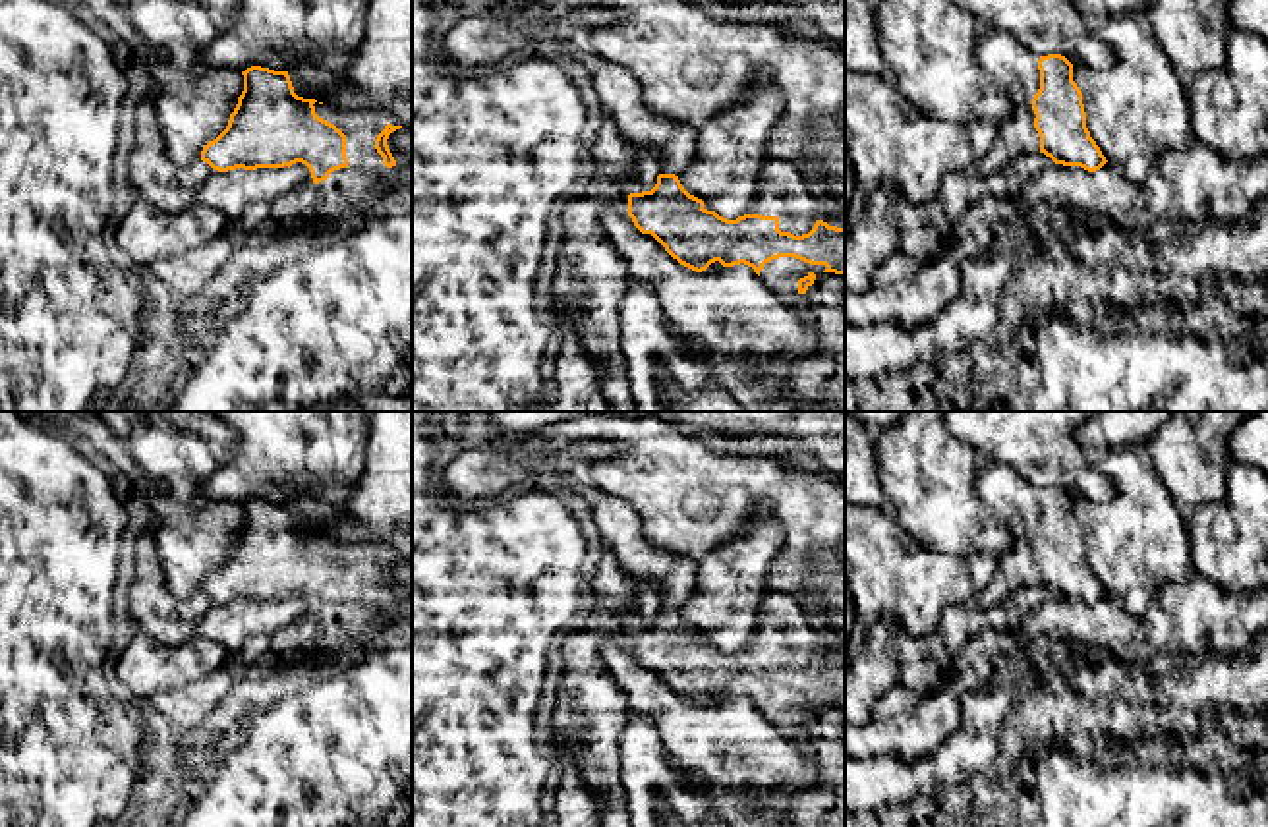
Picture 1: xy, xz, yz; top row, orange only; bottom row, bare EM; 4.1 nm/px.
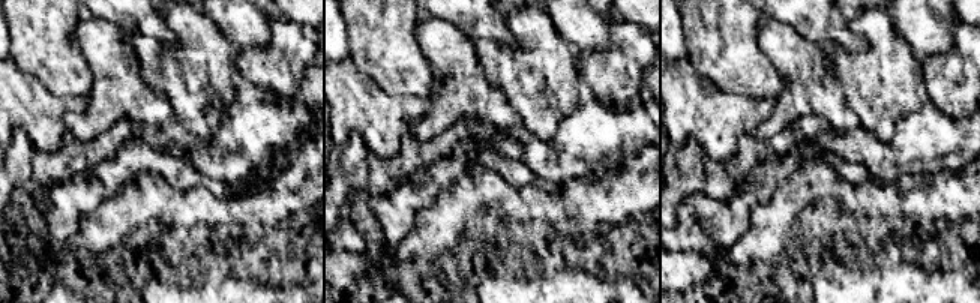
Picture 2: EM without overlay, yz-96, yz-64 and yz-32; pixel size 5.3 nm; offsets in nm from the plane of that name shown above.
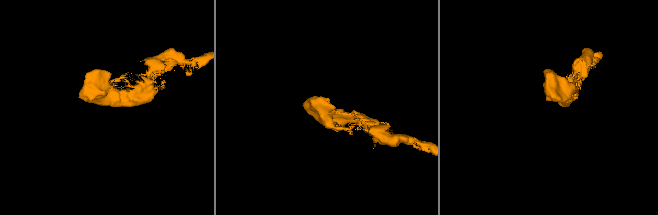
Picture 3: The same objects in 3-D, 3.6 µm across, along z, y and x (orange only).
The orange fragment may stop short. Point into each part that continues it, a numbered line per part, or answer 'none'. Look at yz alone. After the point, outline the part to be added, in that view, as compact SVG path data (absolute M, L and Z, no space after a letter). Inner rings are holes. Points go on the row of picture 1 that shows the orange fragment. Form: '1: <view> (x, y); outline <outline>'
1: yz (1002, 55); outline M980 29L976 60L1009 95L1013 110L999 122L992 149L972 166L974 185L990 174L1005 170L1015 158L1040 153L1032 110L1032 99L1040 89L1040 56L1009 31Z

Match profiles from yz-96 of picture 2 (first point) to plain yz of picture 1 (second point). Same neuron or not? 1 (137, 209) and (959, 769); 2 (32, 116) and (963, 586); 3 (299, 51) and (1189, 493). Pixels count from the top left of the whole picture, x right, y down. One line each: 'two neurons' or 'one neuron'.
1: one neuron
2: one neuron
3: two neurons

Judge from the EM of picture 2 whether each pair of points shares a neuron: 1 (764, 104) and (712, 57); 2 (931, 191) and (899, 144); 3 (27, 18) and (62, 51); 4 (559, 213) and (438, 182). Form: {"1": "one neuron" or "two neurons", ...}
{"1": "two neurons", "2": "two neurons", "3": "one neuron", "4": "two neurons"}

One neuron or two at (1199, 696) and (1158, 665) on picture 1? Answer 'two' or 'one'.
one

